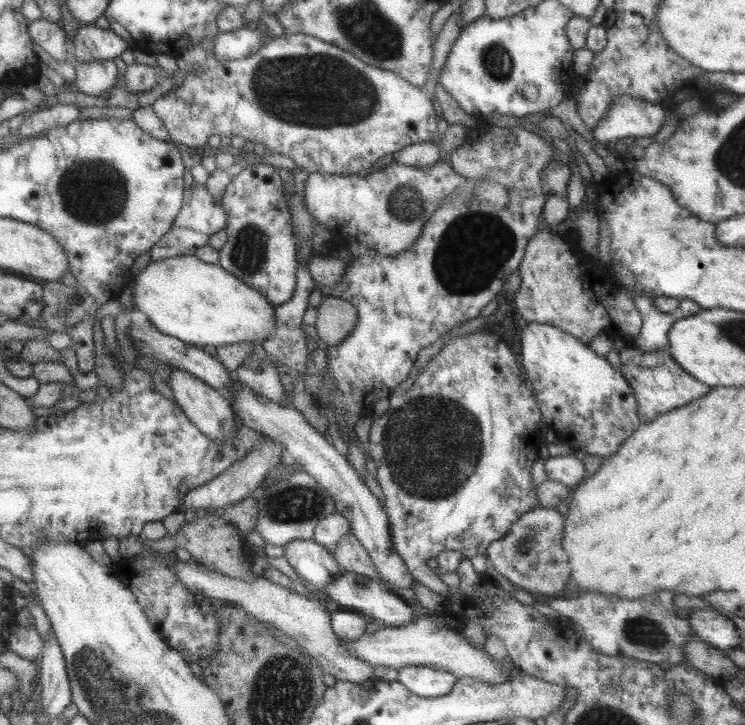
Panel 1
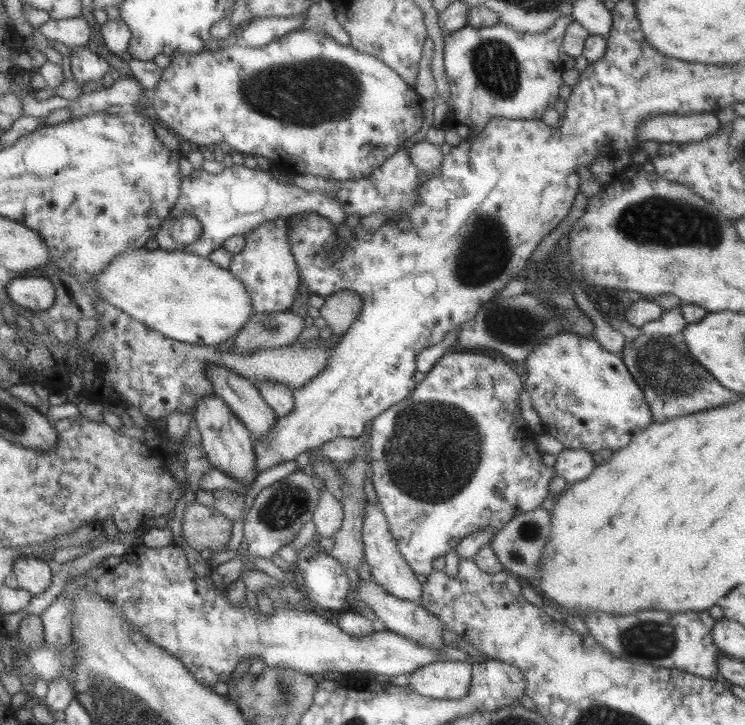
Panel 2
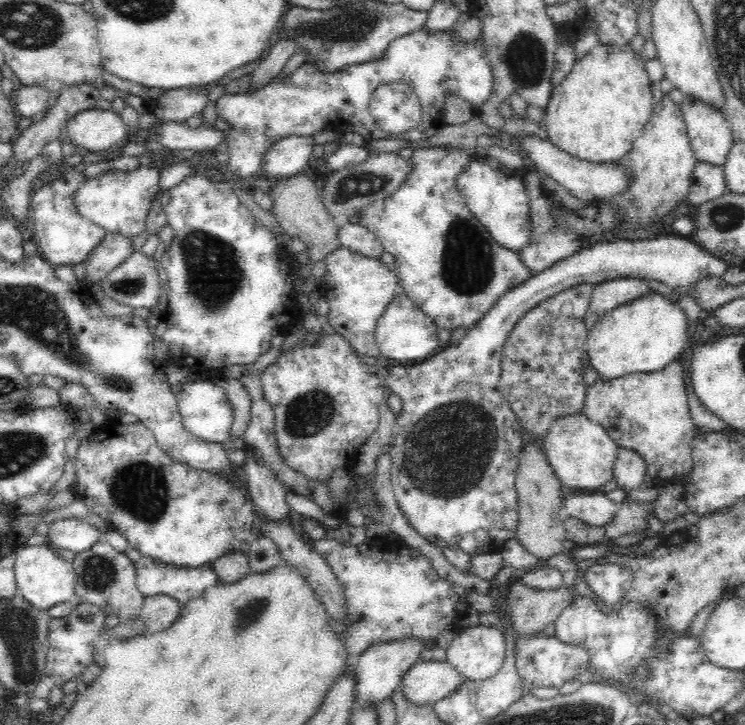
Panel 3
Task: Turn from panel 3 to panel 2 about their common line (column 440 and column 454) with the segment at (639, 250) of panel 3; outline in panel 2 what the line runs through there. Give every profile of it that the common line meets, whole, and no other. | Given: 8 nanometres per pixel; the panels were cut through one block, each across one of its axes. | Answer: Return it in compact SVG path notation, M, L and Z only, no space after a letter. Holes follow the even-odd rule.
M451 349L438 360L434 368L431 368L424 380L414 387L409 397L393 404L389 409L371 420L372 429L368 438L370 464L373 470L372 482L380 502L379 506L386 516L389 530L399 552L408 566L412 568L412 571L421 579L432 575L434 558L444 557L470 533L482 531L484 528L494 528L494 532L496 532L508 525L516 516L541 507L544 498L549 497L549 482L557 474L553 466L550 467L542 463L543 454L538 450L536 434L521 416L520 392L523 389L523 378L502 358L494 358L488 354L468 350Z

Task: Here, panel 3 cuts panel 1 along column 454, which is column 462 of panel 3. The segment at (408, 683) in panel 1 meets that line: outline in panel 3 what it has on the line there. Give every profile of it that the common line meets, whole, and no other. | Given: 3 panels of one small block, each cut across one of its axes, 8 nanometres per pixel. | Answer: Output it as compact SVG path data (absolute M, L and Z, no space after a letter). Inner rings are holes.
M420 659L416 664L412 665L412 668L409 668L404 673L400 685L402 687L403 696L405 696L412 704L417 704L418 706L432 706L434 702L445 699L446 696L452 694L456 689L459 689L464 681L468 681L467 678L464 678L456 669L454 669L447 660L425 661Z

